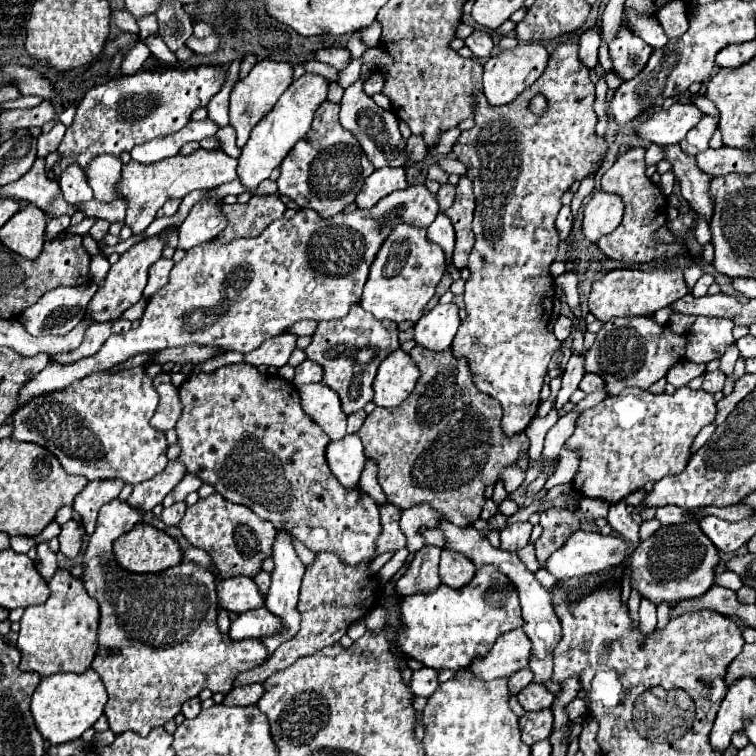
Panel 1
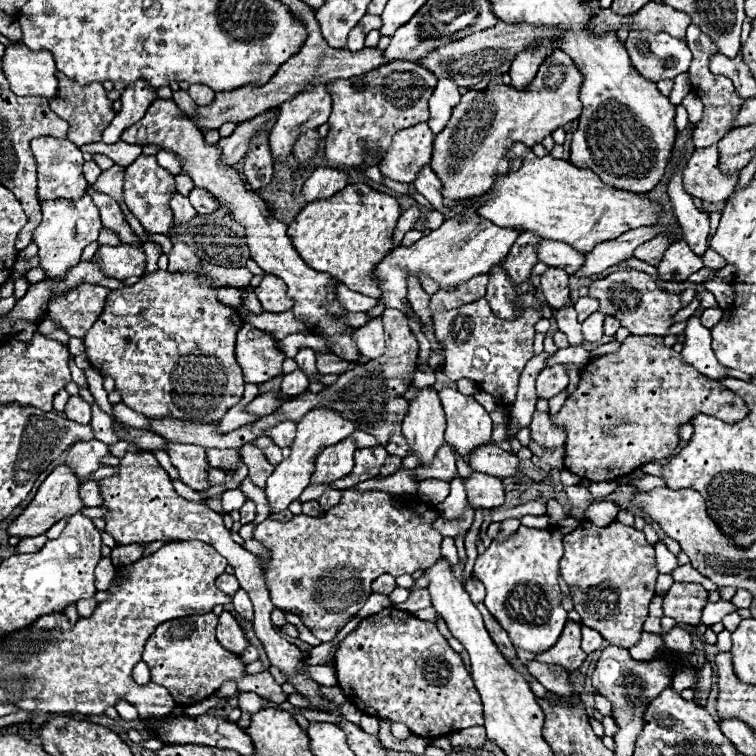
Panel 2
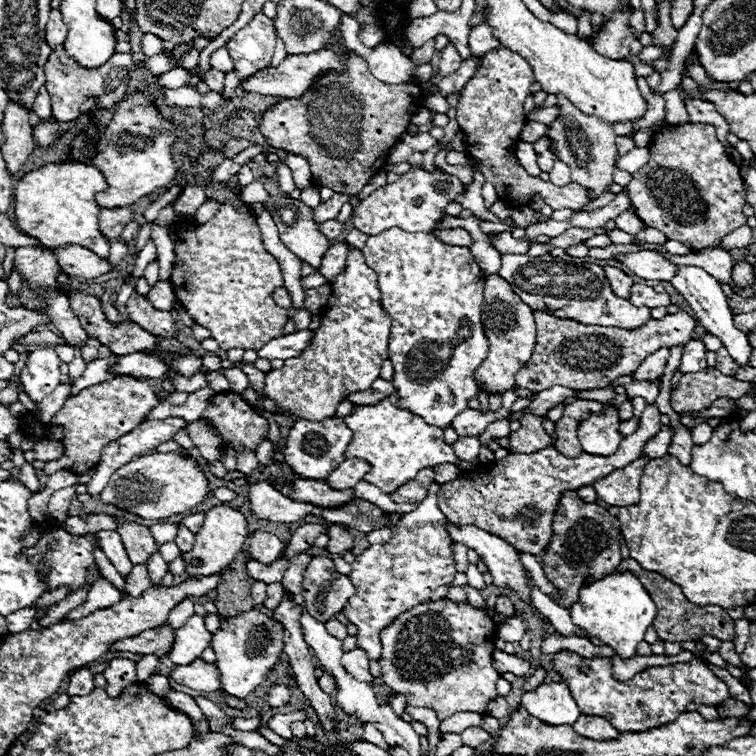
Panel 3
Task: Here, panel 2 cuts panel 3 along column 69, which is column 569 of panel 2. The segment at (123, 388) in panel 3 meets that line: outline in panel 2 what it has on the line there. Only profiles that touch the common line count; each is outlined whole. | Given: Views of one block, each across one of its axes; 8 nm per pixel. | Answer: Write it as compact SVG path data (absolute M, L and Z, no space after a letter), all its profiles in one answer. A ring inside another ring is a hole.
M628 336L616 354L590 360L580 378L578 390L564 402L562 410L554 418L554 424L566 426L566 470L586 478L590 482L612 482L618 480L646 462L656 462L668 458L678 446L678 426L690 422L694 414L710 414L722 418L724 422L738 422L748 414L746 404L734 392L726 390L718 380L710 380L692 366L684 364L680 354L674 354L664 346L660 336ZM604 428L614 428L614 438L604 438Z

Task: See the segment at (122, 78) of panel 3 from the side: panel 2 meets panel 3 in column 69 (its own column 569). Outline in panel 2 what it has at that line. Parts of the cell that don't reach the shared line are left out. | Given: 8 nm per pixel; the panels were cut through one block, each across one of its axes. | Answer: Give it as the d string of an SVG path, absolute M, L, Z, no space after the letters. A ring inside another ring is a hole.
M554 50L542 64L534 82L526 90L514 90L512 86L490 86L484 92L468 90L454 114L444 128L446 134L436 134L434 154L430 168L438 174L444 184L444 202L450 206L456 202L466 202L470 196L484 194L494 184L494 174L498 170L514 170L518 162L506 158L506 146L510 142L526 142L534 146L550 136L556 128L580 118L582 102L582 72L574 60L562 52Z

